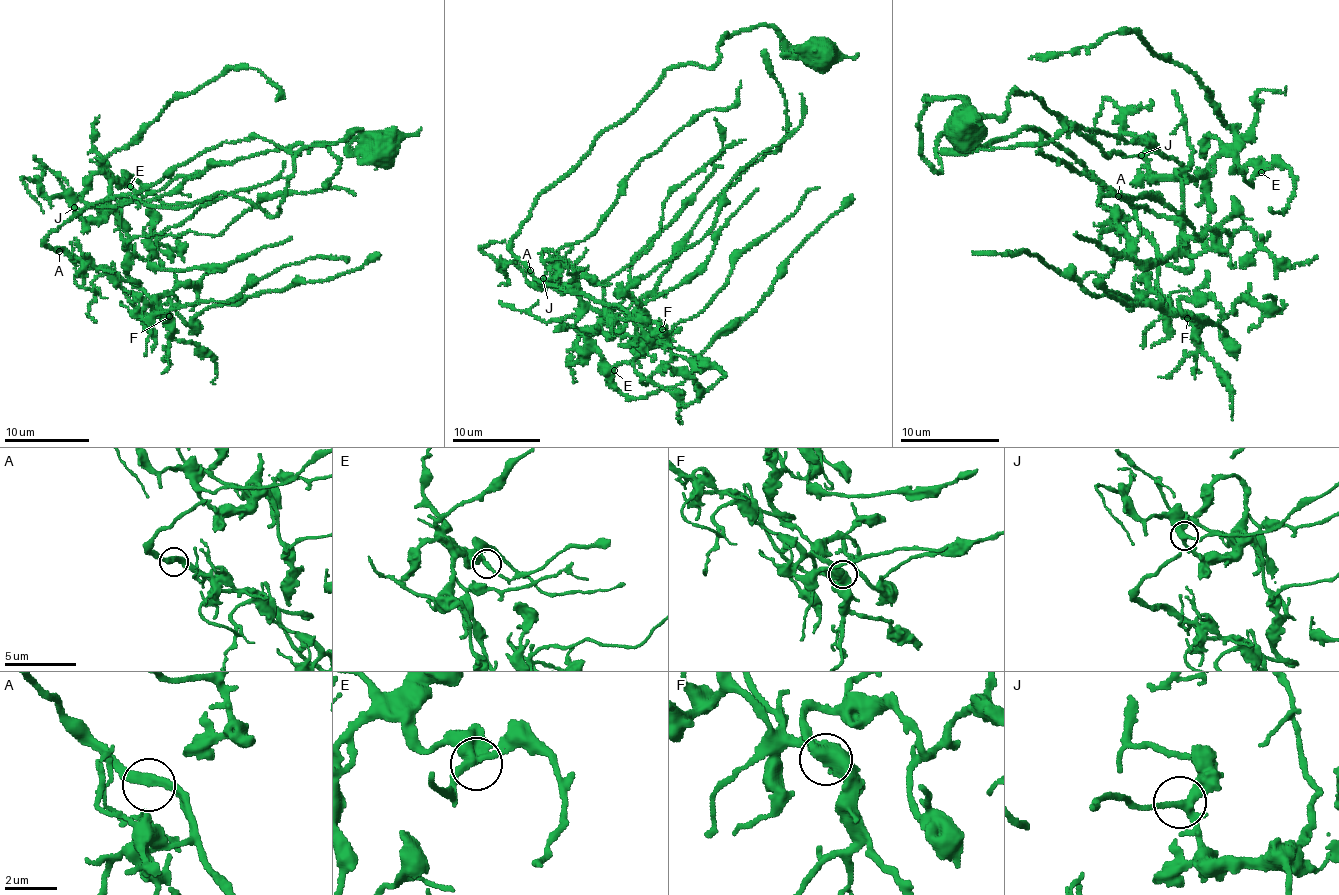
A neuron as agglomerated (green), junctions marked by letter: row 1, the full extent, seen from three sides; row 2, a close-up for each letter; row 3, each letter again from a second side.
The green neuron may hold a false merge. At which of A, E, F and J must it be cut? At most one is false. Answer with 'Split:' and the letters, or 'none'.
Split: none

